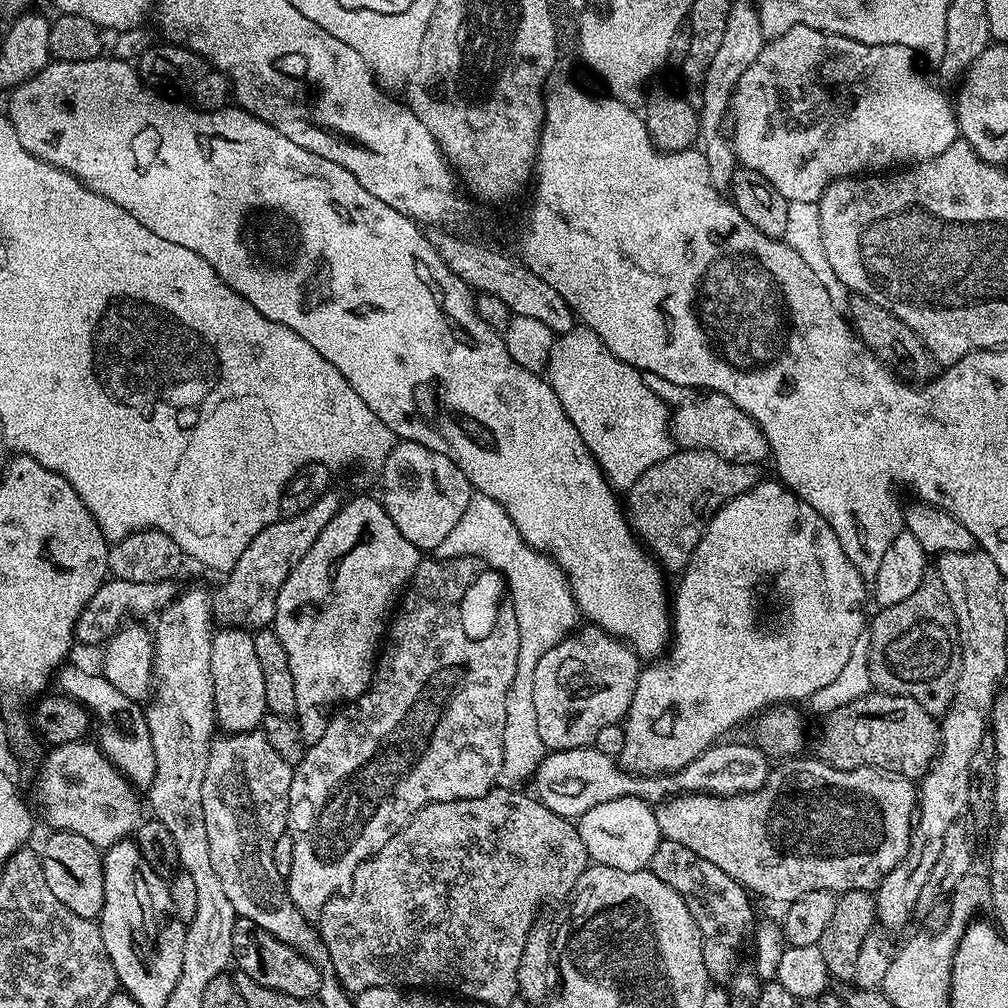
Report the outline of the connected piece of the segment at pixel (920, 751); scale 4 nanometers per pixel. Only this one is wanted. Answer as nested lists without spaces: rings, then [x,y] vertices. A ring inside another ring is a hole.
[[[868,692],[862,698],[854,698],[846,706],[827,713],[824,733],[820,736],[819,755],[835,768],[879,768],[898,776],[919,778],[932,767],[940,751],[940,725],[937,717],[931,716],[914,698],[895,696],[889,692]]]

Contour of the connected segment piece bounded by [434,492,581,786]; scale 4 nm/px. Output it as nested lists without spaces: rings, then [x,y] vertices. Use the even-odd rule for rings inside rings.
[[[481,492],[475,493],[462,518],[458,518],[458,526],[450,530],[446,542],[442,542],[434,552],[442,560],[476,556],[504,577],[507,595],[518,618],[520,649],[518,670],[506,694],[506,730],[500,774],[509,785],[523,785],[520,784],[523,780],[531,781],[535,777],[536,767],[546,755],[542,738],[538,738],[538,717],[534,715],[534,670],[538,670],[538,662],[542,662],[548,651],[554,650],[558,642],[577,631],[576,620],[581,619],[581,614],[572,596],[572,587],[556,561],[548,553],[531,548],[522,534],[518,534],[518,526],[514,526],[510,514],[506,514],[494,498]]]

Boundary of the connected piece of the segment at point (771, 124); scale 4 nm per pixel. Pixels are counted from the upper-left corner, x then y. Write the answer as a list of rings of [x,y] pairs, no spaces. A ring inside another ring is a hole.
[[[801,24],[794,26],[790,30],[786,30],[786,34],[769,39],[767,43],[765,43],[764,49],[758,54],[758,58],[754,58],[754,62],[748,67],[746,74],[742,74],[742,78],[740,79],[741,85],[746,86],[747,88],[748,84],[748,96],[750,99],[768,100],[768,140],[748,140],[752,136],[751,130],[748,128],[742,129],[741,132],[737,134],[737,136],[734,136],[734,147],[736,149],[736,155],[738,157],[739,163],[744,166],[750,165],[750,167],[752,167],[755,172],[762,173],[762,175],[764,175],[774,186],[774,190],[778,190],[778,194],[785,196],[788,201],[793,200],[794,202],[817,202],[819,201],[822,193],[824,193],[826,190],[826,186],[831,184],[834,180],[843,180],[846,176],[859,176],[867,172],[872,174],[880,174],[885,170],[896,170],[901,166],[915,166],[921,164],[922,162],[926,162],[930,158],[938,158],[938,154],[942,154],[942,150],[948,149],[948,147],[951,146],[960,136],[960,127],[956,121],[956,110],[953,101],[949,99],[949,97],[947,100],[947,98],[944,97],[943,94],[940,93],[939,90],[936,89],[935,86],[932,85],[931,82],[928,81],[927,78],[924,77],[918,69],[916,69],[915,59],[917,60],[917,57],[914,55],[912,49],[907,48],[906,46],[902,46],[901,44],[863,44],[862,42],[854,42],[845,36],[835,36],[835,34],[832,32],[819,32],[810,26],[802,26]]]

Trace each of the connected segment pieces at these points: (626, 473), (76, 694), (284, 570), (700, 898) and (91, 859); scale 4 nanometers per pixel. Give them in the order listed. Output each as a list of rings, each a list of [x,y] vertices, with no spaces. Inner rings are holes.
[[[574,326],[553,339],[546,379],[613,489],[632,488],[650,466],[672,455],[670,408],[668,412],[663,398],[644,381],[647,379],[640,369],[618,359],[594,329]]]
[[[65,663],[55,673],[55,683],[57,685],[60,683],[59,691],[94,714],[94,732],[100,735],[100,740],[98,739],[100,751],[119,765],[124,775],[137,789],[147,789],[154,778],[156,763],[154,742],[150,742],[150,726],[145,709],[137,701],[126,698],[126,694],[122,694],[122,690],[118,690],[102,674],[96,673],[95,676],[94,673],[72,663]]]
[[[332,490],[325,492],[309,508],[302,510],[302,514],[275,520],[262,529],[258,538],[246,546],[246,550],[242,550],[242,558],[234,562],[232,569],[223,577],[224,585],[212,596],[212,615],[221,625],[259,630],[275,621],[278,594],[292,567],[304,557],[310,546],[314,546],[325,526],[340,513],[342,500],[334,493]]]
[[[661,839],[658,850],[654,850],[654,858],[650,871],[670,890],[674,890],[686,902],[686,910],[694,918],[698,930],[702,934],[704,949],[702,958],[706,962],[709,977],[716,982],[724,982],[728,975],[736,968],[736,959],[740,956],[740,947],[744,944],[744,935],[751,933],[752,900],[753,897],[744,885],[739,884],[726,870],[718,870],[714,862],[706,862],[694,850],[682,846],[682,842]],[[752,899],[752,900],[751,900]]]
[[[56,830],[44,840],[44,849],[38,855],[42,862],[42,874],[46,884],[57,895],[58,900],[74,914],[87,920],[96,920],[104,901],[104,861],[101,849],[94,846],[82,834]]]

